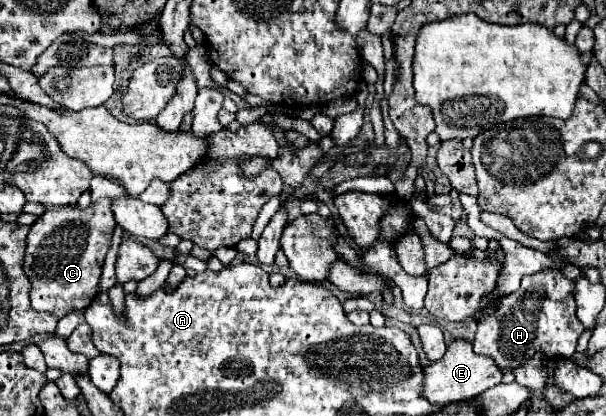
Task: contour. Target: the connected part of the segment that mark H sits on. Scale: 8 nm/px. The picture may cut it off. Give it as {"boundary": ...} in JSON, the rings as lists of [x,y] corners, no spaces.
{"boundary":[[[542,270],[522,278],[522,286],[514,294],[502,298],[494,314],[478,322],[472,346],[476,354],[494,358],[500,370],[516,370],[534,354],[540,354],[544,360],[572,358],[582,332],[584,326],[576,318],[574,282],[560,270]]]}

